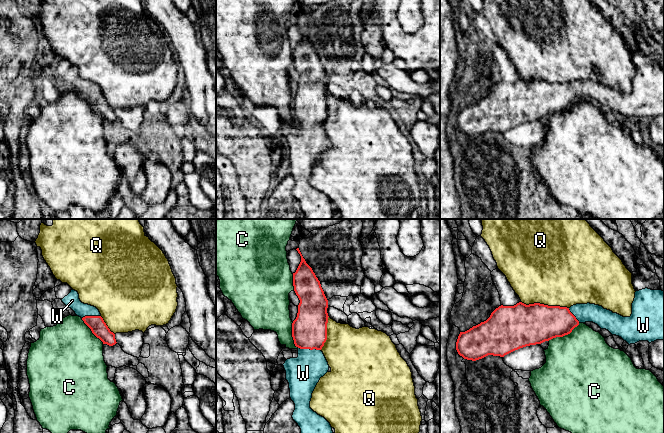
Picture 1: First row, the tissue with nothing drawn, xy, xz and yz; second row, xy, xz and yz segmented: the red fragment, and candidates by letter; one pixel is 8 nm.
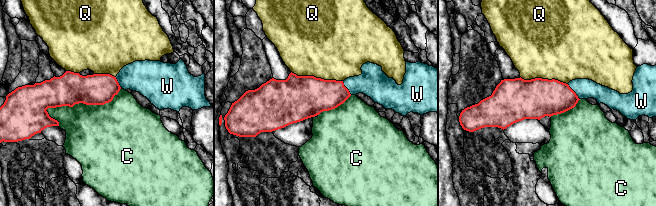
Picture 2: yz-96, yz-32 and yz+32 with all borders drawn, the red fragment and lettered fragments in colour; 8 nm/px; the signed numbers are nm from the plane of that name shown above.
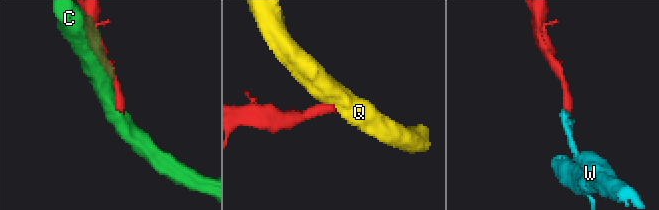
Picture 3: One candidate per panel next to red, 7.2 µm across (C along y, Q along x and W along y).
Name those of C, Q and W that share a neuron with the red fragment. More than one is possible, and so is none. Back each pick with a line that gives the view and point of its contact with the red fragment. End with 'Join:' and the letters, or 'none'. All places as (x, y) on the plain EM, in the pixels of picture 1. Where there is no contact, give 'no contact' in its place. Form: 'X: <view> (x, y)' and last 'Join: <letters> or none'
W: xz (309, 124)
Join: W

